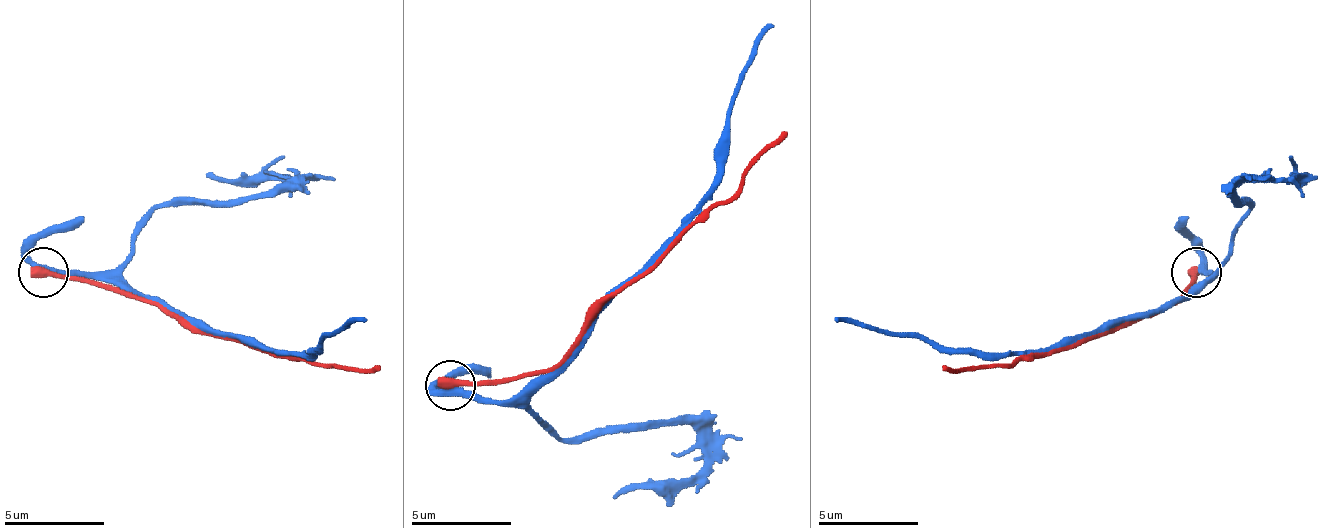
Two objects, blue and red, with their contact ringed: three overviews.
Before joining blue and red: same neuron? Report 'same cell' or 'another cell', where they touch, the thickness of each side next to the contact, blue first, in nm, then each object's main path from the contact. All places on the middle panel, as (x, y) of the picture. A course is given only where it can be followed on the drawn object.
another cell | (450, 385) | 320/500 nm | blue via (449, 389), (524, 399), (675, 233), (715, 178), (715, 143), (750, 47), (770, 22) | red via (449, 384), (544, 374), (604, 303), (725, 203), (785, 133)

